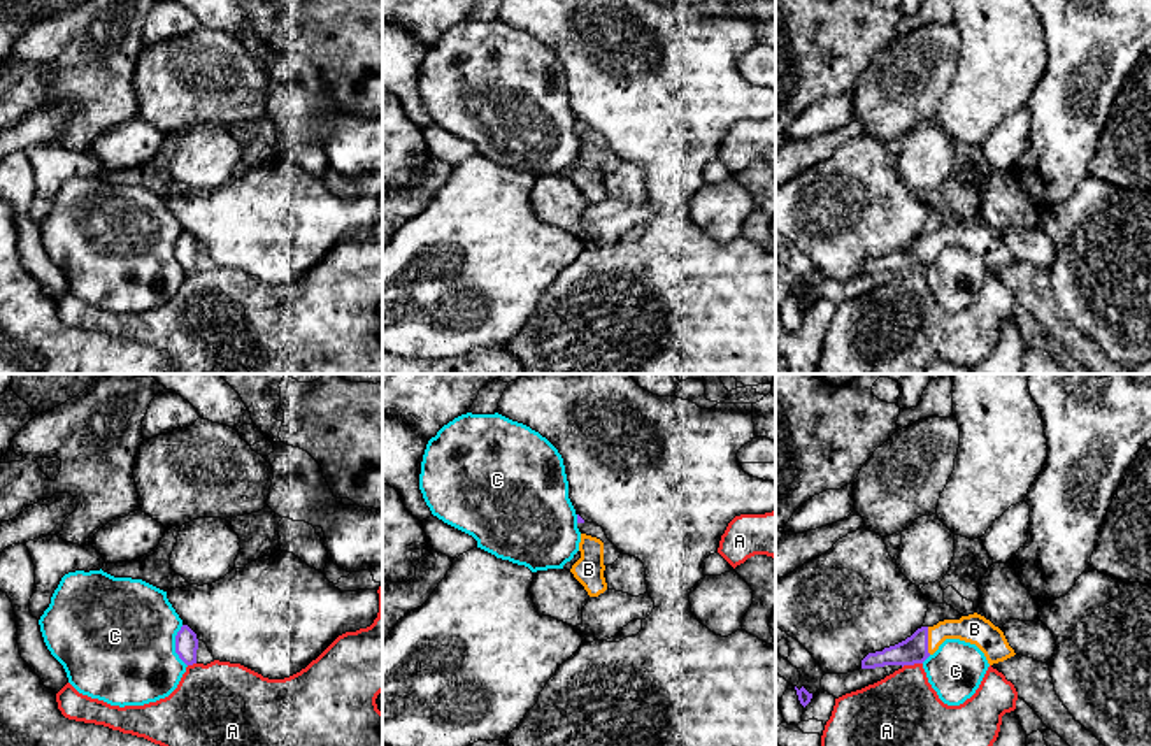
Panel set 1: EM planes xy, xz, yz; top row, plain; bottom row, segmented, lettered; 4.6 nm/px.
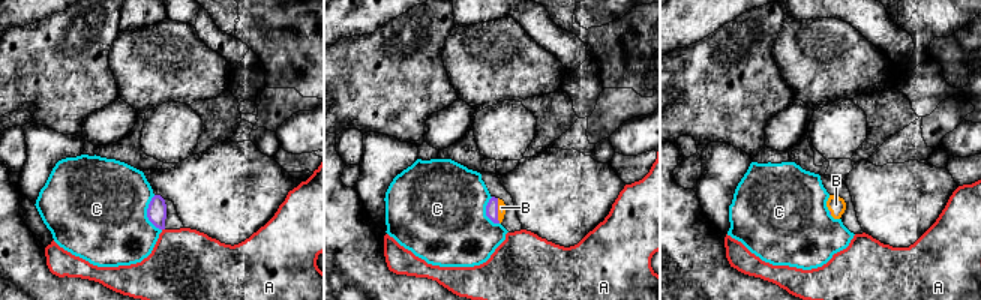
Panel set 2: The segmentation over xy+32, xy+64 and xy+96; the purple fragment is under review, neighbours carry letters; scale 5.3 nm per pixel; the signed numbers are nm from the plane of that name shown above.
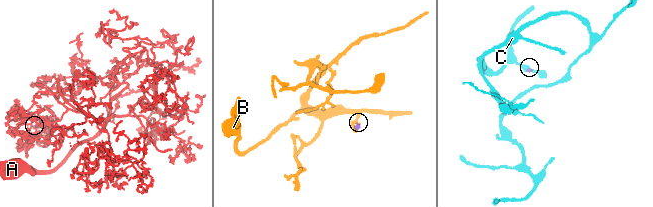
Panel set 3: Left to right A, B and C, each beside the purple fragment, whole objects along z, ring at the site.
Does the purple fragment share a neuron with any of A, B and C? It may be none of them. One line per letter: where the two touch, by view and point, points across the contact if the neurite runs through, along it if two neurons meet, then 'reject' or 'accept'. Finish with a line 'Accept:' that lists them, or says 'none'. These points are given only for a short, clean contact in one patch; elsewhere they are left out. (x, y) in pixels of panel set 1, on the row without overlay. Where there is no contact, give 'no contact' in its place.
A: yz (911, 271) | along yz (922, 269), (902, 274) | reject
B: yz (927, 248) | across yz (915, 257), (927, 248), (946, 236), (974, 236) | accept
C: xy (176, 253) | reject
Accept: B

